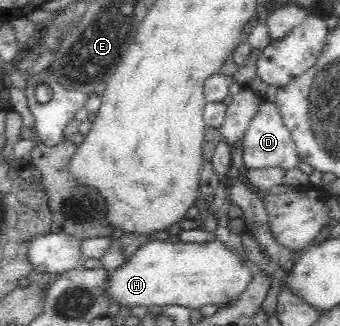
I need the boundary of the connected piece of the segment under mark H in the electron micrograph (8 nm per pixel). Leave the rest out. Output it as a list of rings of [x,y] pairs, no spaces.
[[[149,240],[143,243],[136,252],[120,267],[108,272],[107,295],[121,307],[180,305],[188,309],[199,309],[214,304],[224,307],[238,297],[248,288],[255,270],[247,263],[244,264],[234,251],[219,240],[208,243],[179,242],[172,243],[164,240]]]

